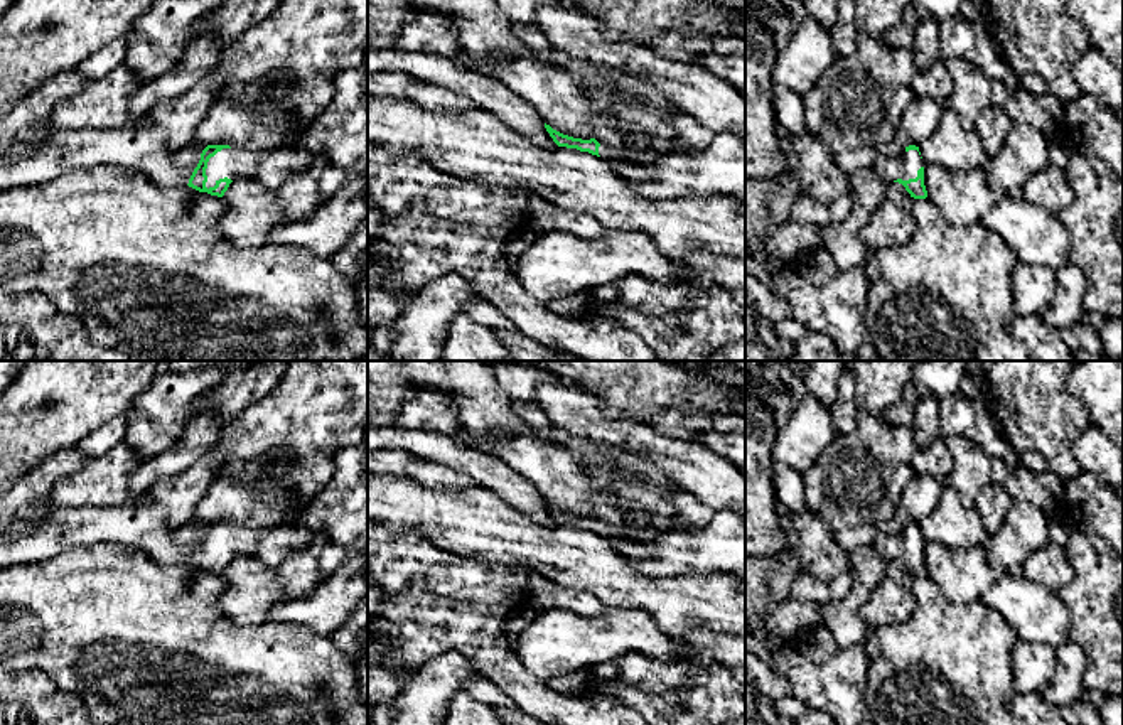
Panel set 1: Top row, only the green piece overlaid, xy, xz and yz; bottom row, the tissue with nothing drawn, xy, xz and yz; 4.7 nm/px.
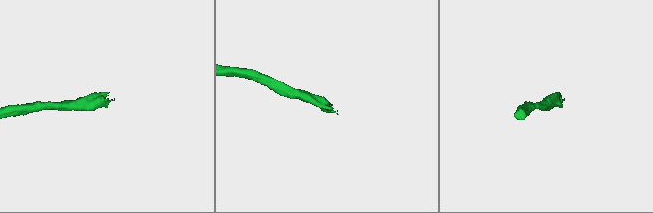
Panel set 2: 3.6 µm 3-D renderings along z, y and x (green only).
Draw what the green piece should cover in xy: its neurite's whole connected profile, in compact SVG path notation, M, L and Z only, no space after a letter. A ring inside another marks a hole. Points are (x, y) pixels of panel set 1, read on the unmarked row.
M288 521L273 528L207 523L187 563L223 575L234 556L248 555L277 568L292 551L305 550L310 541L312 531Z

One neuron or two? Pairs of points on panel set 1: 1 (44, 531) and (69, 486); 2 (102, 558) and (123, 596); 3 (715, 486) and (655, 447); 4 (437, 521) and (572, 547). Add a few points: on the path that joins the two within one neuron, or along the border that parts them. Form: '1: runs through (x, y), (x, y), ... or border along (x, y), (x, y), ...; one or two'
1: border along (98, 506), (54, 508); two
2: runs through (102, 567), (102, 574), (115, 587); one
3: runs through (700, 472), (670, 454); one
4: runs through (471, 523), (538, 547); one

